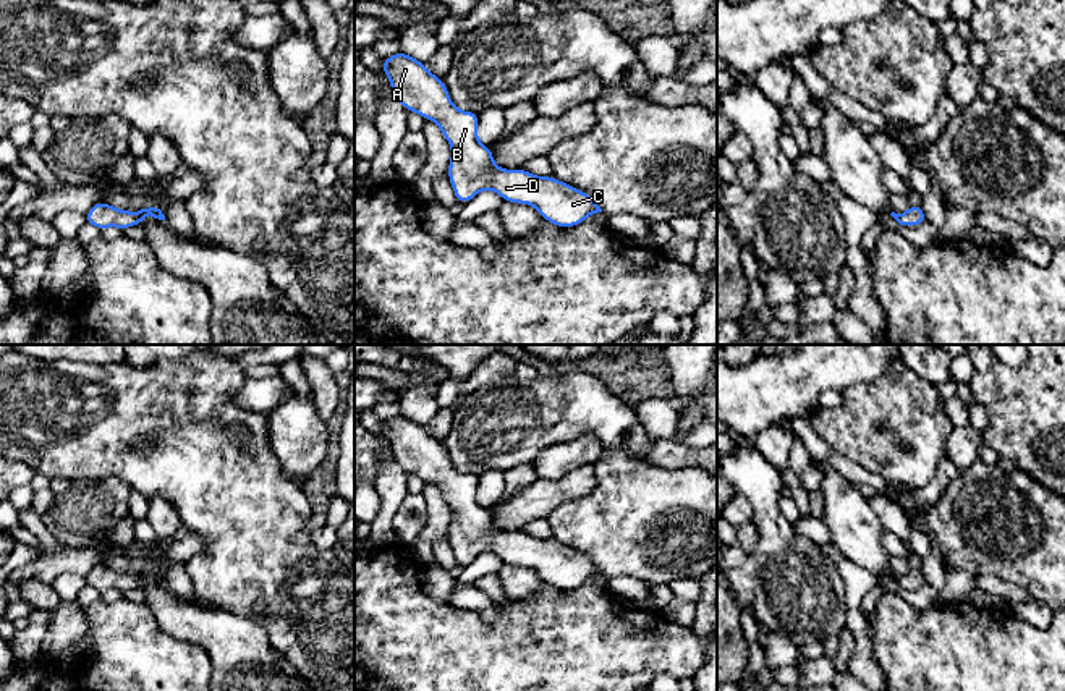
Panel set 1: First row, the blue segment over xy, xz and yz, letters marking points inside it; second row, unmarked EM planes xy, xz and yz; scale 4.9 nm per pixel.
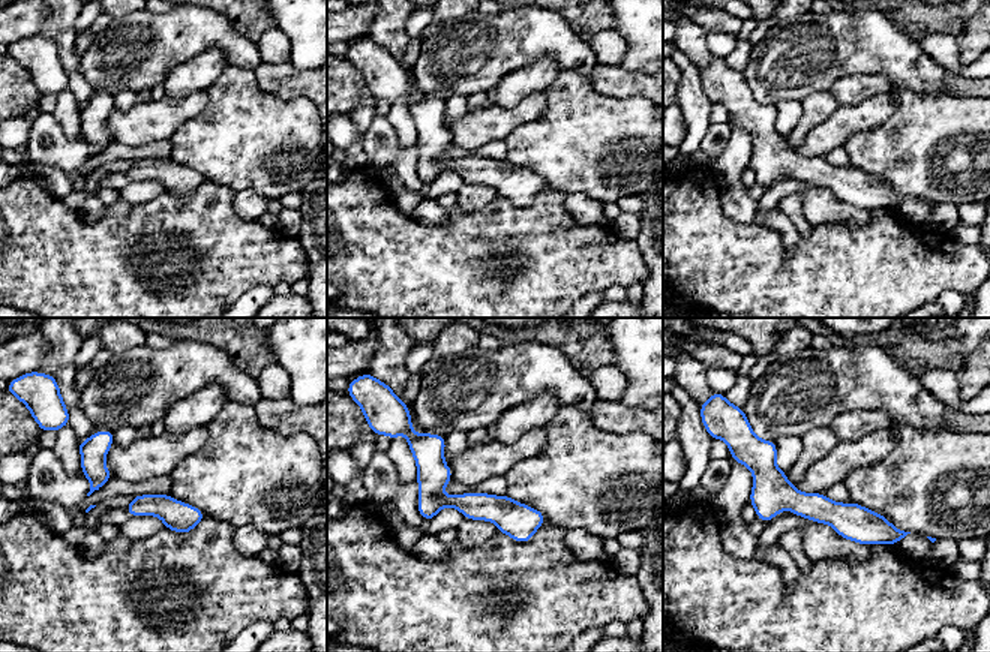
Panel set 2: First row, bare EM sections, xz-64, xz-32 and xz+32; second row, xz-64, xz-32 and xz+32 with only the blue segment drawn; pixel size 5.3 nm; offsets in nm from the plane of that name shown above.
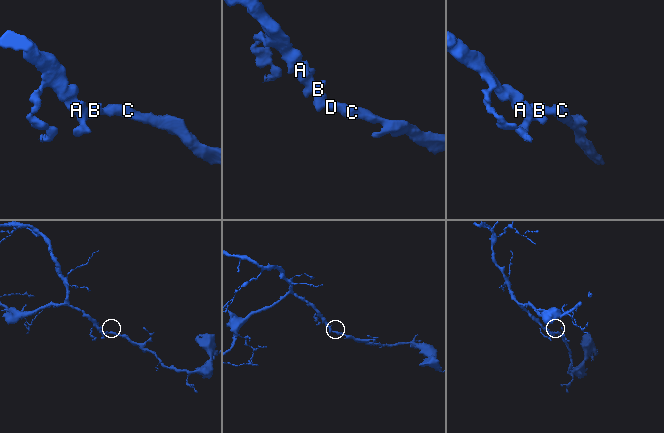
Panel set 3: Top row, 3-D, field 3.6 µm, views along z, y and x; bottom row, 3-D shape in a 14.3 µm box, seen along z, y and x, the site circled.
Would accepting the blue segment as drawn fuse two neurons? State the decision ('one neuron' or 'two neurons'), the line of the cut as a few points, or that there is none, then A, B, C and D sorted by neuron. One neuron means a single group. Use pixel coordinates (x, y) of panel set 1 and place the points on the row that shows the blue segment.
one neuron; no cut; A B C D

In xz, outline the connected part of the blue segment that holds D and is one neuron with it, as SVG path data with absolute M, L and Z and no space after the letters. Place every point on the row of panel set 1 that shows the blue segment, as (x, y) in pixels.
M403 50L380 60L382 70L390 79L392 91L397 100L408 110L419 113L424 120L435 121L452 147L452 159L448 163L448 180L455 191L456 202L469 202L479 191L492 189L503 201L516 204L534 206L539 215L557 225L558 228L576 227L589 215L602 212L588 193L554 176L536 176L523 168L503 170L494 162L489 146L477 139L479 115L476 112L458 110L443 84L442 78L432 74L426 65Z

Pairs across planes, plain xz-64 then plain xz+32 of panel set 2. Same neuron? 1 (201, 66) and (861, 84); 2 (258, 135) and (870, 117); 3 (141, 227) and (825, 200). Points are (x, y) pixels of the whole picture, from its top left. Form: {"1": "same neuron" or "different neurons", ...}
{"1": "same neuron", "2": "different neurons", "3": "different neurons"}

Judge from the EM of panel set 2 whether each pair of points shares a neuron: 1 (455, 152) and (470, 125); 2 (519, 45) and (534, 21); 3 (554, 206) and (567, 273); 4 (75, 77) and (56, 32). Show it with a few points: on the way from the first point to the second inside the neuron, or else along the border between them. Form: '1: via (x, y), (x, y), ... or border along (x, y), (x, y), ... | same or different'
1: border along (453, 141), (465, 149), (479, 149), (492, 143) | different
2: via (521, 39), (533, 27) | same
3: via (554, 222), (555, 257) | same
4: via (72, 66), (66, 42) | same

